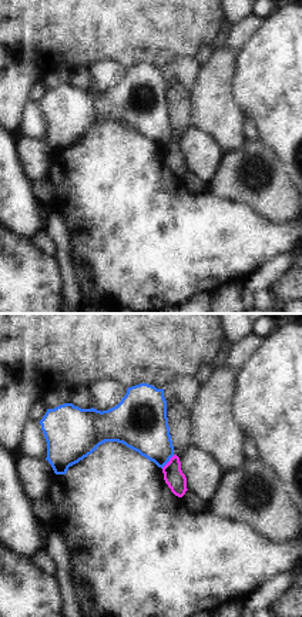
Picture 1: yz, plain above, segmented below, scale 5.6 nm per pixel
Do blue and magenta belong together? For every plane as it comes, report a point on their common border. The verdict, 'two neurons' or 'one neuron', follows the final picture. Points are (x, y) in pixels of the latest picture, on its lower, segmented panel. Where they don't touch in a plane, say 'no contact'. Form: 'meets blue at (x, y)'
meets blue at (167, 462)

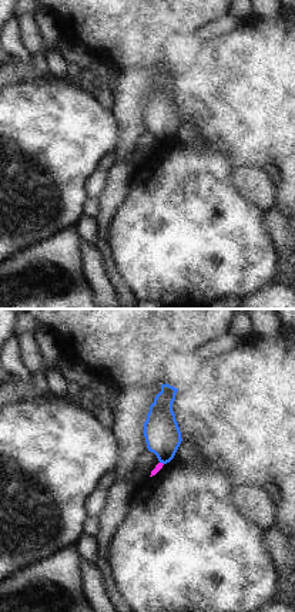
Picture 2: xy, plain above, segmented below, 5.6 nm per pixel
meets blue at (161, 461)

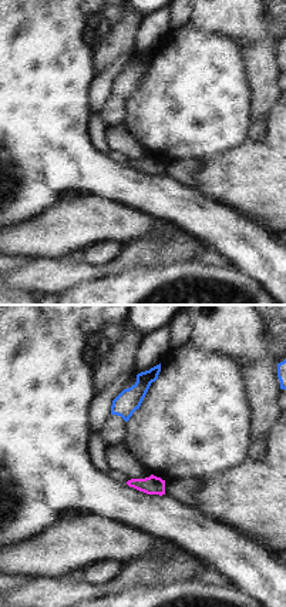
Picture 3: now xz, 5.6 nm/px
no contact

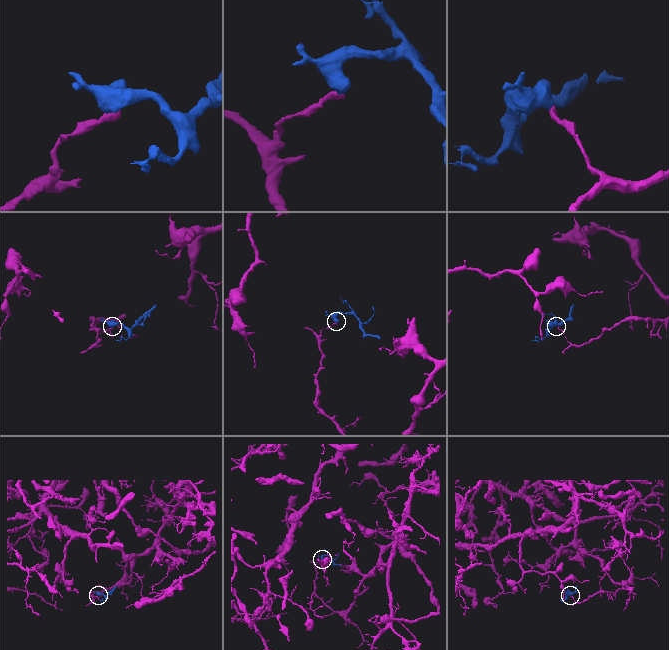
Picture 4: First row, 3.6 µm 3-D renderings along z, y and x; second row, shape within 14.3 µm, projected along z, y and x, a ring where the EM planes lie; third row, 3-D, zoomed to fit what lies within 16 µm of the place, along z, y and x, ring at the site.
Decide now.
two neurons

